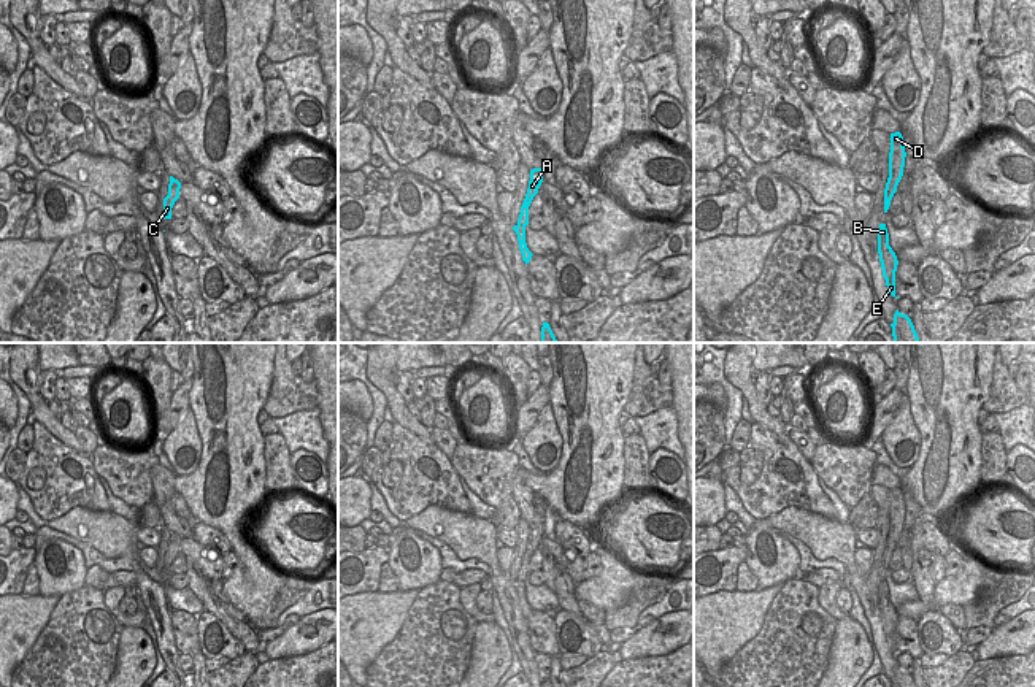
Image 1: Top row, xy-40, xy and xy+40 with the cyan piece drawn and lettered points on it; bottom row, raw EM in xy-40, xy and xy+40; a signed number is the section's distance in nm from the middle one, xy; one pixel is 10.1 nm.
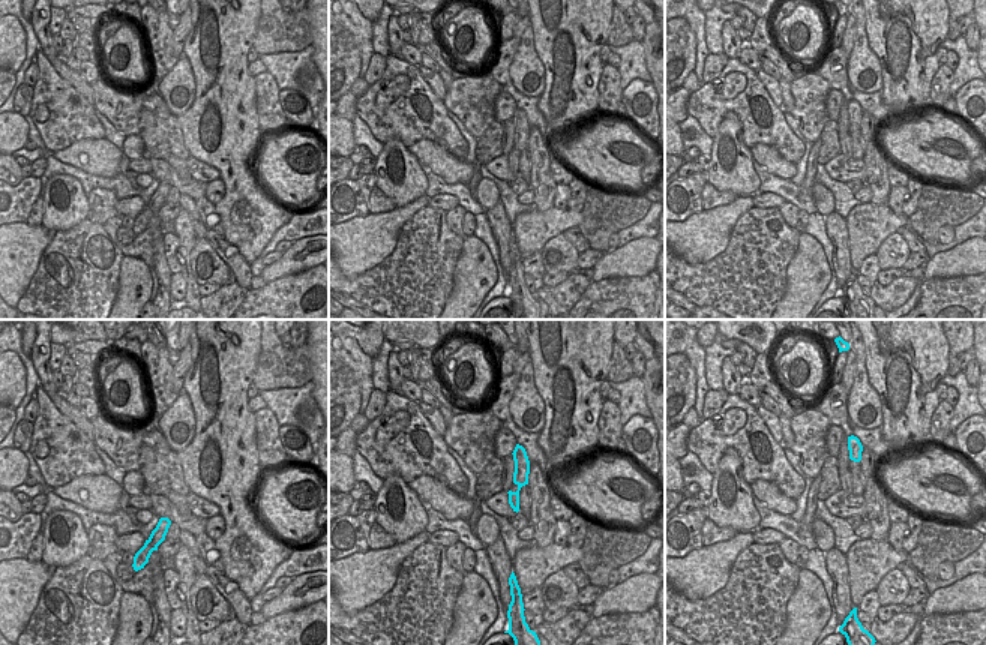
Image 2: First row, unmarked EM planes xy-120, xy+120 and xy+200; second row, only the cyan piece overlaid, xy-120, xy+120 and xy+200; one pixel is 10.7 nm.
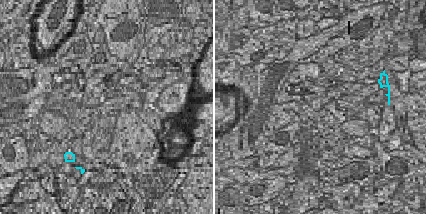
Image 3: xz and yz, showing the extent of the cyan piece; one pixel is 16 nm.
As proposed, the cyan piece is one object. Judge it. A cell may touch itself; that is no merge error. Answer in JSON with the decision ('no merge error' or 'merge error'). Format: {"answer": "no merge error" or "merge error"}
{"answer": "merge error"}

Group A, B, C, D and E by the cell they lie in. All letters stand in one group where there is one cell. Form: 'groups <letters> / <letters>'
groups A C D / B E

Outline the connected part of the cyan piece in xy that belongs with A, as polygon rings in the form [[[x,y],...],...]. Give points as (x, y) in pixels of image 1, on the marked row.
[[[543,167],[530,170],[529,189],[527,189],[524,203],[521,206],[518,225],[524,225],[524,227],[529,225],[529,206],[533,197],[538,194],[541,182],[543,182]]]

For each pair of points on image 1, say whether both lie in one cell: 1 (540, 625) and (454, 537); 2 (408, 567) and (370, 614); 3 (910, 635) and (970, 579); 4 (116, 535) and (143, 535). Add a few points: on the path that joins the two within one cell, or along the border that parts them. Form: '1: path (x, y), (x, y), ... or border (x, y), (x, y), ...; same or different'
1: border (526, 621), (529, 643), (537, 652); different
2: border (418, 589), (399, 592); different
3: border (899, 616), (915, 621); different
4: border (140, 527), (137, 532), (138, 541); different

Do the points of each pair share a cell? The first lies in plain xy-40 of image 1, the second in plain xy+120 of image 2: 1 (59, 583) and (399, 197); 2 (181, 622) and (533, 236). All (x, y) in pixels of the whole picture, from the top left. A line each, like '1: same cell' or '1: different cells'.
1: same cell
2: different cells

